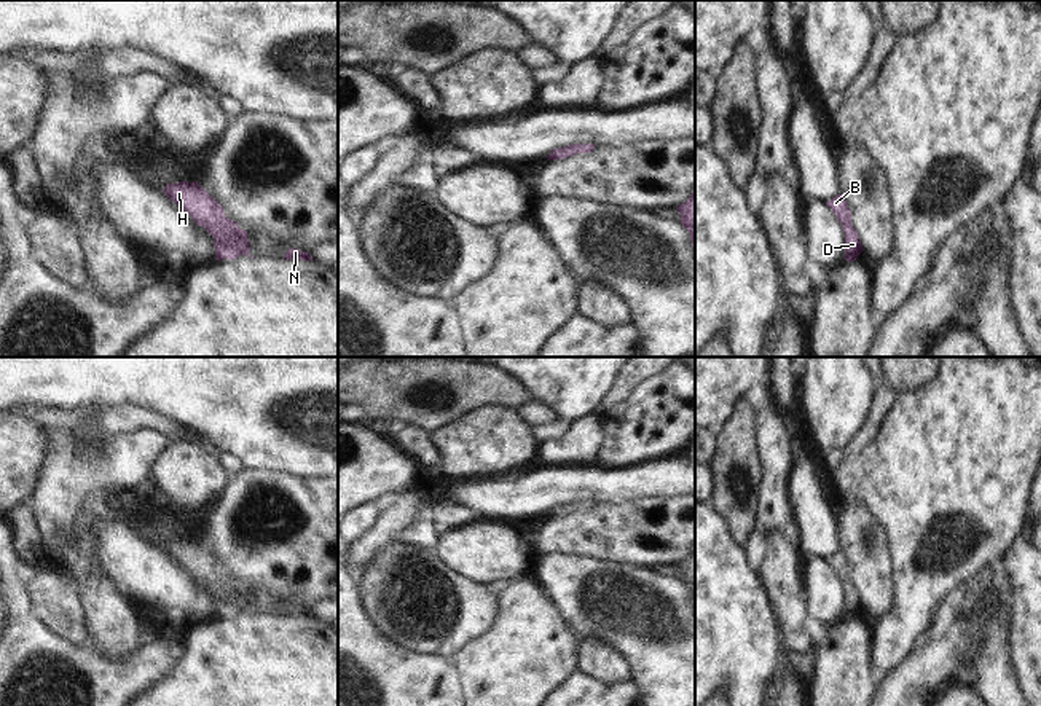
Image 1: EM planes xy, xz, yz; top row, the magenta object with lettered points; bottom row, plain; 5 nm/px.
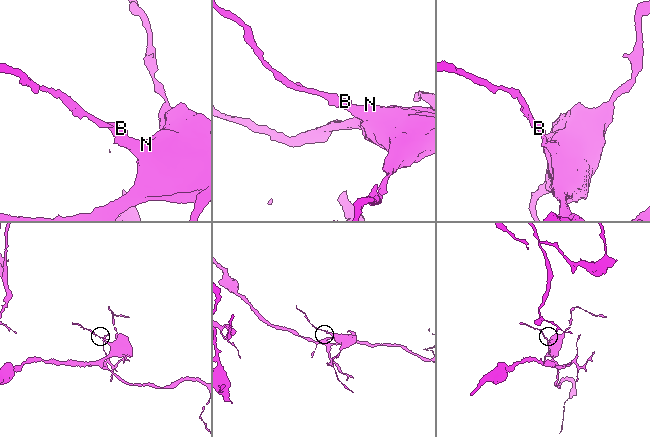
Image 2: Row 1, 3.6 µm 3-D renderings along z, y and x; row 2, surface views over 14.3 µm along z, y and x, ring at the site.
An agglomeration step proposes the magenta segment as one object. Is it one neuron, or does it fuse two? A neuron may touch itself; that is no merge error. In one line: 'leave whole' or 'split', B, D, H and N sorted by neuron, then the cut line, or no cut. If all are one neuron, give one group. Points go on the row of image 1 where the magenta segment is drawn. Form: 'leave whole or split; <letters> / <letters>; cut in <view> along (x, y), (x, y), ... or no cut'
leave whole; B D H N; no cut

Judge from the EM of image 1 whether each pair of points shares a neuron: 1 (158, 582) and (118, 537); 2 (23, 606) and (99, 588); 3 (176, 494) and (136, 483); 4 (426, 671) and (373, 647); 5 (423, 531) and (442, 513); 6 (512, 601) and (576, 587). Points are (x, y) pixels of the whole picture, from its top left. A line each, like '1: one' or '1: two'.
1: one
2: two
3: two
4: one
5: two
6: two

